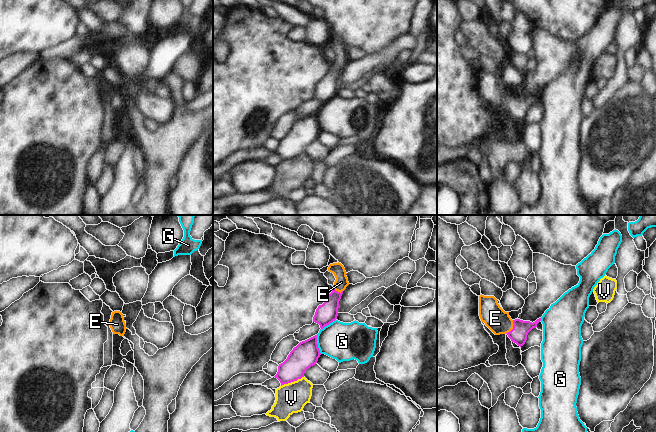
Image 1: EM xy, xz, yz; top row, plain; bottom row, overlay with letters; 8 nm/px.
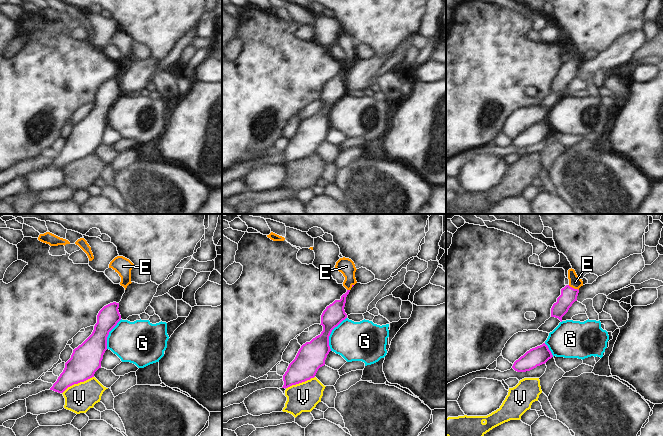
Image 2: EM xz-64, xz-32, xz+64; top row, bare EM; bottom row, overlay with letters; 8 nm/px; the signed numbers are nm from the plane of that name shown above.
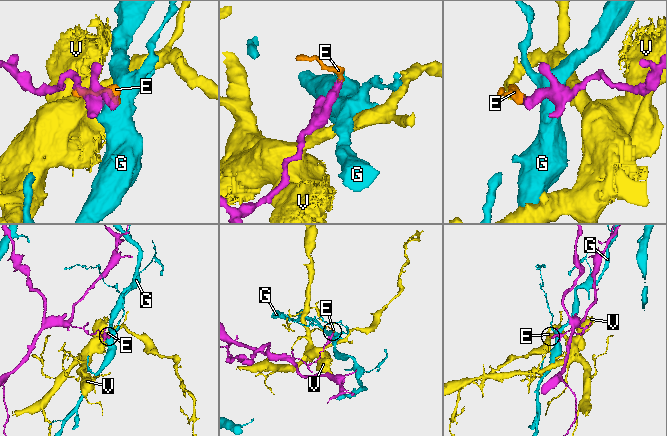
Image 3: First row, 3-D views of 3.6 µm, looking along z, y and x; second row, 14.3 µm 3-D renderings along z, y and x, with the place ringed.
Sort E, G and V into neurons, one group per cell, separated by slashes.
E / G / V

